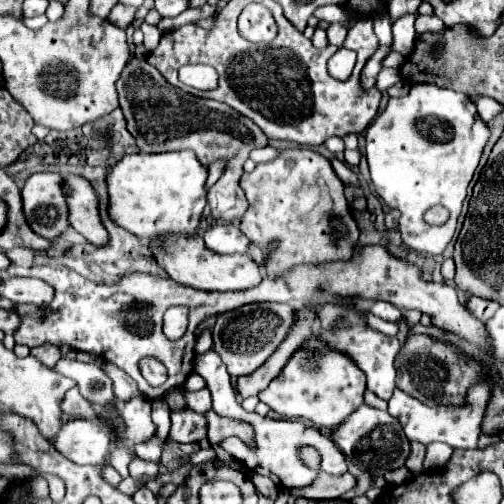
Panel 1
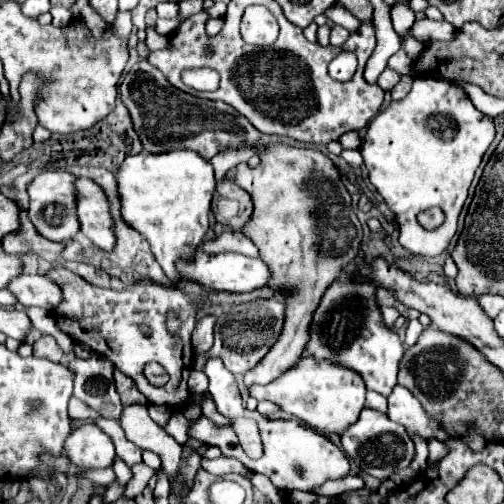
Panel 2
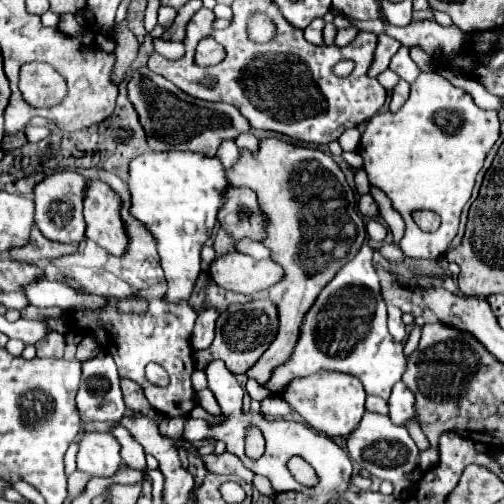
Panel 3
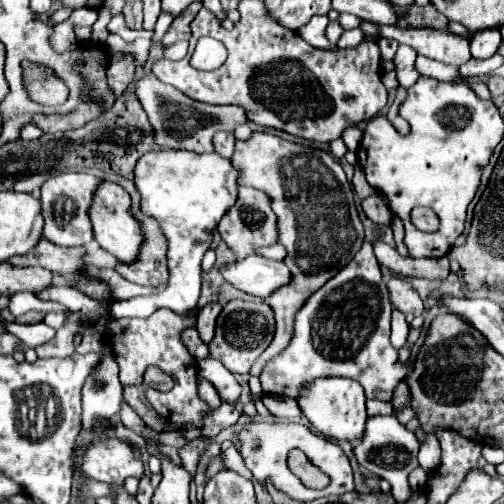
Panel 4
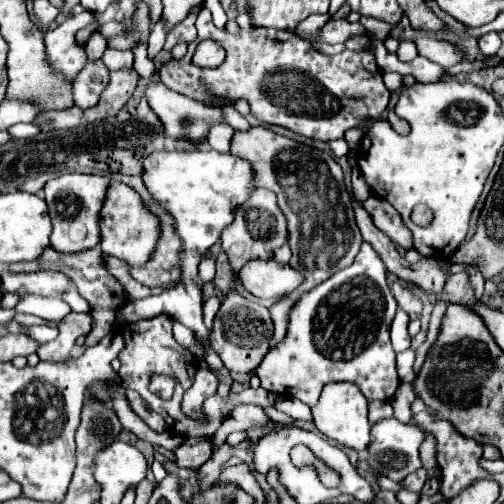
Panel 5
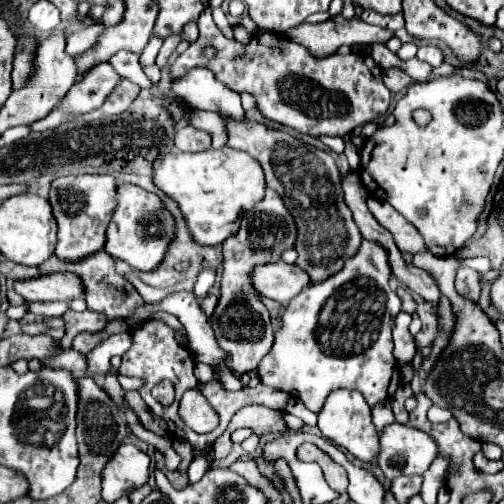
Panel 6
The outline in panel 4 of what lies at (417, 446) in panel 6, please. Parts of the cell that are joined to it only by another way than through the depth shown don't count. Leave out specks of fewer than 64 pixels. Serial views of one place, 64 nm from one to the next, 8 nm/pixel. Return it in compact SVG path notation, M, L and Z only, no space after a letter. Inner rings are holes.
M370 416L366 420L364 436L354 446L354 456L360 466L376 474L378 478L384 478L392 484L392 494L396 498L408 498L406 496L406 478L408 474L418 466L418 440L416 436L398 422L396 416Z

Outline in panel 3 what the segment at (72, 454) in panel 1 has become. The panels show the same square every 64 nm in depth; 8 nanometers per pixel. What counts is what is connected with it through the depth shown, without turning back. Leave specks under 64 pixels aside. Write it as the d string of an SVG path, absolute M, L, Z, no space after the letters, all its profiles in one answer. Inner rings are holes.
M82 432L82 440L78 442L78 448L80 448L80 452L76 454L78 470L88 472L92 476L108 478L108 476L114 476L120 466L126 466L120 458L120 444L110 432Z

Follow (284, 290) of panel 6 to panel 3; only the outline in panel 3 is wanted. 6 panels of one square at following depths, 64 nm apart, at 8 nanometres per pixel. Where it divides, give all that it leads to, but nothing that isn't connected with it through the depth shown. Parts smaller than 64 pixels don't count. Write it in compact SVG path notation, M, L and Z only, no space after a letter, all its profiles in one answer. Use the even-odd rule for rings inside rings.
M230 252L210 262L208 276L226 290L254 294L276 284L282 278L282 268L272 260L254 260L246 254Z

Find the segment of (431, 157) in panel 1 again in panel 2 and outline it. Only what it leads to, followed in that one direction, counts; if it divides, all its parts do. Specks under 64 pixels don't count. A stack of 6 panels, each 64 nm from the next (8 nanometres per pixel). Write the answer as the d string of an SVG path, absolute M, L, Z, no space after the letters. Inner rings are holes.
M416 78L406 98L392 100L384 112L372 118L372 122L368 124L364 144L360 146L360 152L364 156L370 182L374 184L376 192L382 196L386 206L398 218L400 244L408 252L418 256L438 256L448 248L452 236L456 234L458 214L468 196L468 188L474 178L474 172L484 152L492 144L494 134L496 132L492 120L474 108L474 104L470 102L468 94L462 88L434 78ZM432 206L440 206L446 214L446 220L442 226L434 230L424 230L424 226L418 222L418 214Z

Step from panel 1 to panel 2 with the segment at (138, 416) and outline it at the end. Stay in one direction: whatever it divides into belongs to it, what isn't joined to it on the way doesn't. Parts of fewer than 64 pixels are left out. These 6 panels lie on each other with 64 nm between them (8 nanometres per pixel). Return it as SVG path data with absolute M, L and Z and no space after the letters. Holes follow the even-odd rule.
M142 404L124 406L122 428L126 432L126 438L134 442L138 448L146 448L160 454L164 470L174 474L172 482L176 488L180 488L182 482L176 476L178 476L178 462L180 462L182 448L148 416L148 406Z

